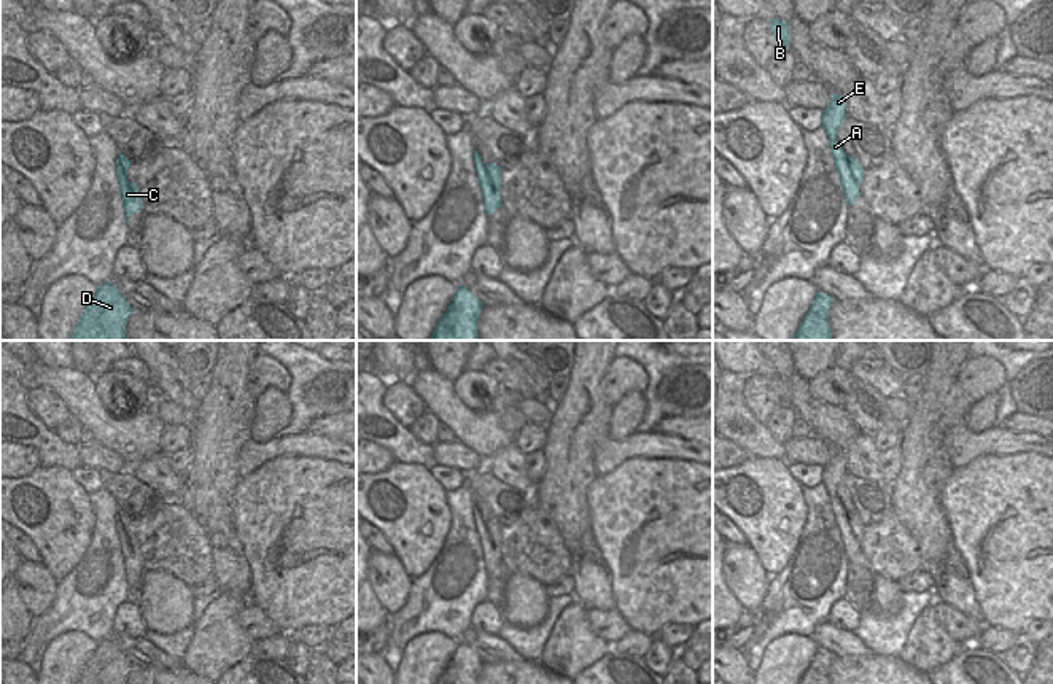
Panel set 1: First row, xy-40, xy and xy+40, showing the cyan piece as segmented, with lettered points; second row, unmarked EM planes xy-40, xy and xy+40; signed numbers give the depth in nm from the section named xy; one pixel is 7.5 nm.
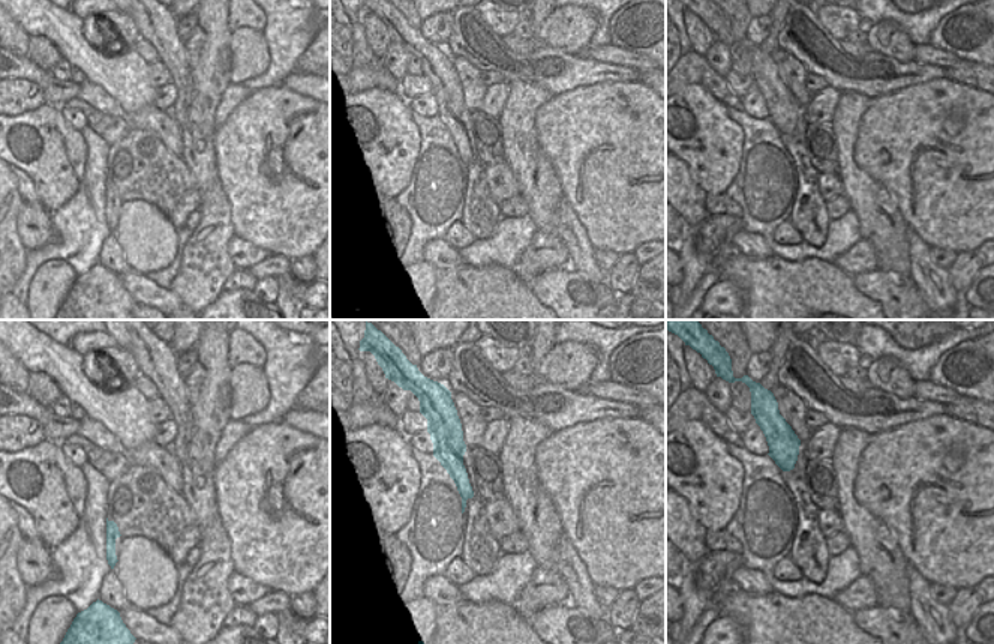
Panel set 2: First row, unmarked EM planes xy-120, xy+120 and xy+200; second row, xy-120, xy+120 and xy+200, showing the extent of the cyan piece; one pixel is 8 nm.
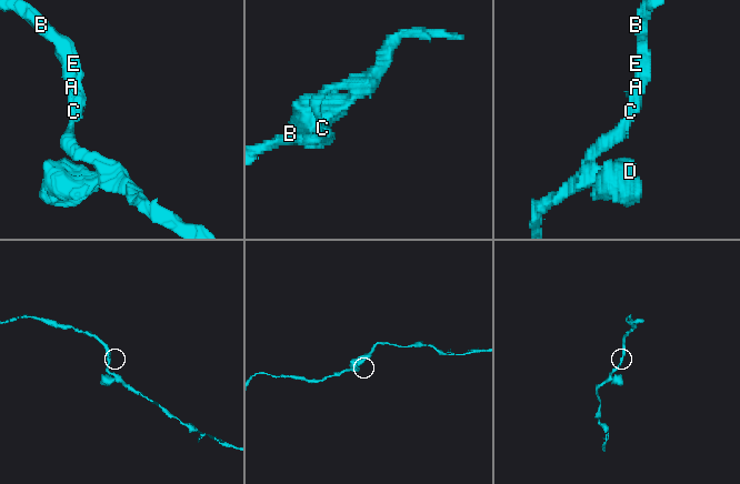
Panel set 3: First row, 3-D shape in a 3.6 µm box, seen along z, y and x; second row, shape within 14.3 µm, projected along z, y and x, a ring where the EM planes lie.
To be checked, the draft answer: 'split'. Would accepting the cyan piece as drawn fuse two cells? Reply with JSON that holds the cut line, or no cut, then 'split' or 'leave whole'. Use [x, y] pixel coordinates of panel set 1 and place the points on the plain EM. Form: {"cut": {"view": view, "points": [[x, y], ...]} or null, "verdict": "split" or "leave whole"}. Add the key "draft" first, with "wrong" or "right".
{"draft": "wrong", "cut": null, "verdict": "leave whole"}

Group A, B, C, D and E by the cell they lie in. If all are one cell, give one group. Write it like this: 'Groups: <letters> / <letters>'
Groups: A B C D E.

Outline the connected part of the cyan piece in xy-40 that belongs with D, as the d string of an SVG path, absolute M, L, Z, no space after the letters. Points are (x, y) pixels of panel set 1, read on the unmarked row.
M111 639L97 643L97 649L81 670L75 684L126 684L134 665Z

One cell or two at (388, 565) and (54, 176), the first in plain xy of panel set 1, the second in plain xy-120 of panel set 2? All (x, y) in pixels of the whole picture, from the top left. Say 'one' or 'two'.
two

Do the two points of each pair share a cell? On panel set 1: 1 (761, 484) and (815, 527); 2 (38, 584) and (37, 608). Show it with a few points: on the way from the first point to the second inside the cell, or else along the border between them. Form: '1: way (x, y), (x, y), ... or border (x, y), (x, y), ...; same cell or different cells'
1: border (800, 487), (805, 524), (792, 555); different cells
2: way (37, 590), (37, 602); same cell

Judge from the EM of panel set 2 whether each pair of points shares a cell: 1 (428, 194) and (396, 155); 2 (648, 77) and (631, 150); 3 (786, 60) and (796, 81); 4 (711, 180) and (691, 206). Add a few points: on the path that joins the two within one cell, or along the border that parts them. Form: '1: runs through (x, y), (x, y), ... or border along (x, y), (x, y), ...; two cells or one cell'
1: border along (414, 134), (407, 174), (390, 198); two cells
2: border along (640, 81), (649, 89); two cells
3: runs through (787, 65), (793, 77); one cell
4: border along (682, 161), (691, 179), (708, 192); two cells

